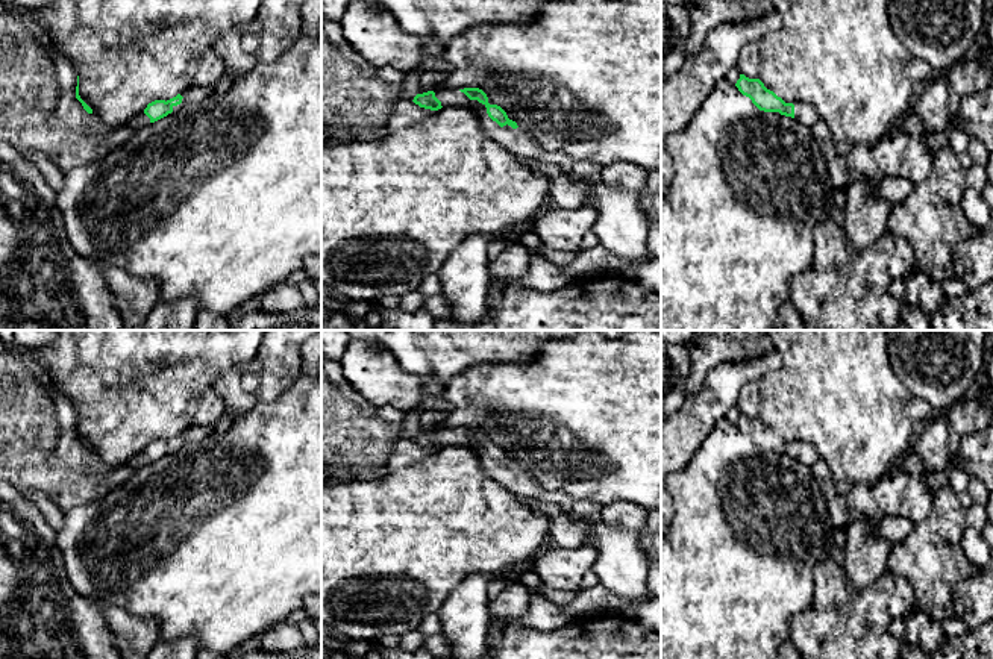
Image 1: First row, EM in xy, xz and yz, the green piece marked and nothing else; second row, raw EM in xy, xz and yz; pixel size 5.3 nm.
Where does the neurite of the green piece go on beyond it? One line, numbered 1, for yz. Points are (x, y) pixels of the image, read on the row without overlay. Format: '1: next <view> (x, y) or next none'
1: next yz (804, 452)

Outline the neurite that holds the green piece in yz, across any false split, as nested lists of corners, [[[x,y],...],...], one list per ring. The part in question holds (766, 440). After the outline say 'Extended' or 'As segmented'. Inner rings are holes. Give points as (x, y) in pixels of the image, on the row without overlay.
[[[740,414],[735,426],[743,435],[749,436],[760,450],[779,451],[781,454],[796,458],[810,467],[820,459],[817,450],[811,444],[802,441],[785,442],[773,430],[767,429],[760,418],[749,418],[744,414]]]. Extended

